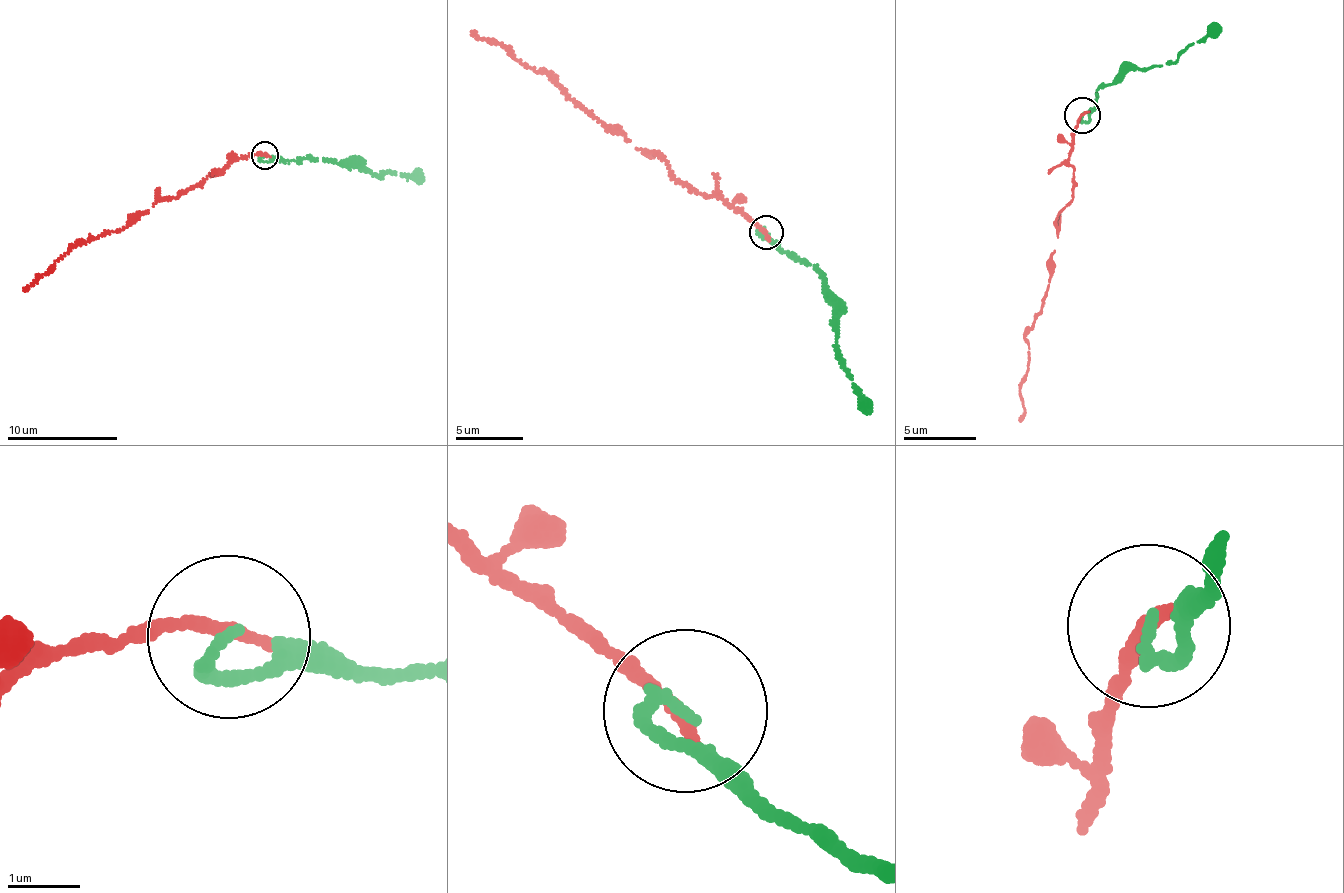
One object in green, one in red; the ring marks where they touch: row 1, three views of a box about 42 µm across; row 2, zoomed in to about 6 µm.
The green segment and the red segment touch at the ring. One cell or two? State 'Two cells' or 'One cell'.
One cell

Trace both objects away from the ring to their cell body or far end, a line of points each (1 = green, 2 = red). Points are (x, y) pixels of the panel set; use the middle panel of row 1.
1: (766, 231), (760, 233), (816, 266), (823, 280), (826, 298), (835, 305), (836, 354), (860, 406), (870, 413)
2: (766, 231), (717, 195), (706, 197), (661, 160), (645, 152), (588, 111), (566, 89), (471, 31)

